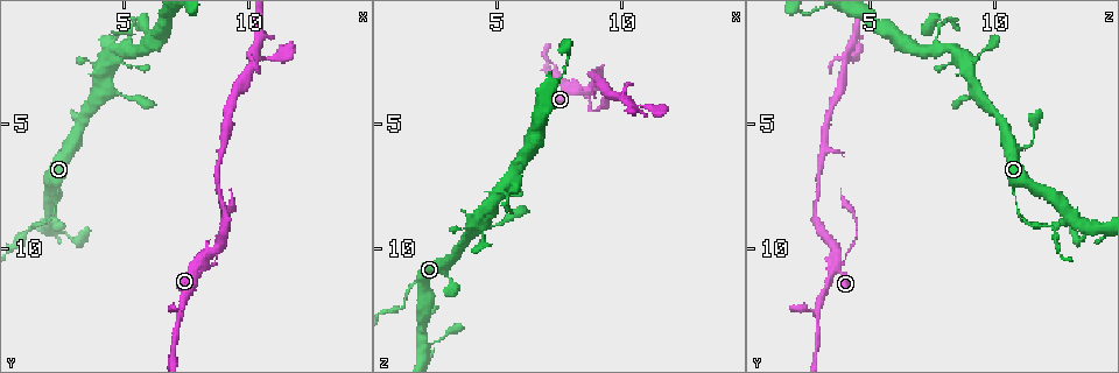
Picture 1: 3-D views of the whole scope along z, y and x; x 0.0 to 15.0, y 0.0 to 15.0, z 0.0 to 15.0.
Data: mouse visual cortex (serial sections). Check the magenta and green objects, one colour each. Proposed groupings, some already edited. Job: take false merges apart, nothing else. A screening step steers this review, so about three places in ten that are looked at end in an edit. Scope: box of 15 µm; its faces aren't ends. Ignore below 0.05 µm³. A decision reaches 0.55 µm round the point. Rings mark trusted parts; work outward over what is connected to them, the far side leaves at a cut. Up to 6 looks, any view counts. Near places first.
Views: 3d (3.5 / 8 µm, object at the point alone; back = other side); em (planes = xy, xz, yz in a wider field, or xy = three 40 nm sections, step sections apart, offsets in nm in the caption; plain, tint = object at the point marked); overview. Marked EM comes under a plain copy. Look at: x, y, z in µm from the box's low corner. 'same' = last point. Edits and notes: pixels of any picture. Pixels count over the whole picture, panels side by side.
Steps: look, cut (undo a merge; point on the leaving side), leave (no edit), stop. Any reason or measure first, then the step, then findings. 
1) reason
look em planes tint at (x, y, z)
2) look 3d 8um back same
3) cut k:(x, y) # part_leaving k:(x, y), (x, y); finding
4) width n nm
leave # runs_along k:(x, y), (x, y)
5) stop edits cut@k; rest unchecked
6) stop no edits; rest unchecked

sharp bend
look 3d 8um at (7.3, 12.4, 2.8)

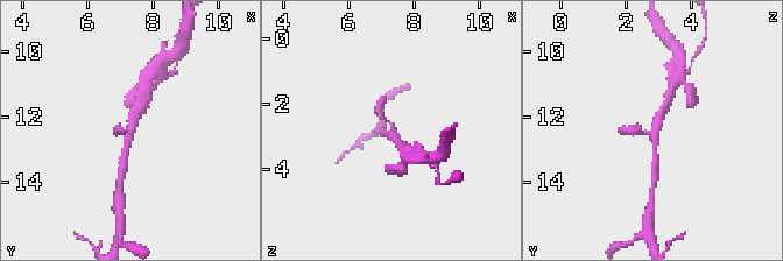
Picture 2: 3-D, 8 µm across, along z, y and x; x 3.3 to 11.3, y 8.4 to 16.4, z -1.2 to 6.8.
need the tissue
look em xy step 3 tint at (7.4, 12.4, 2.9)

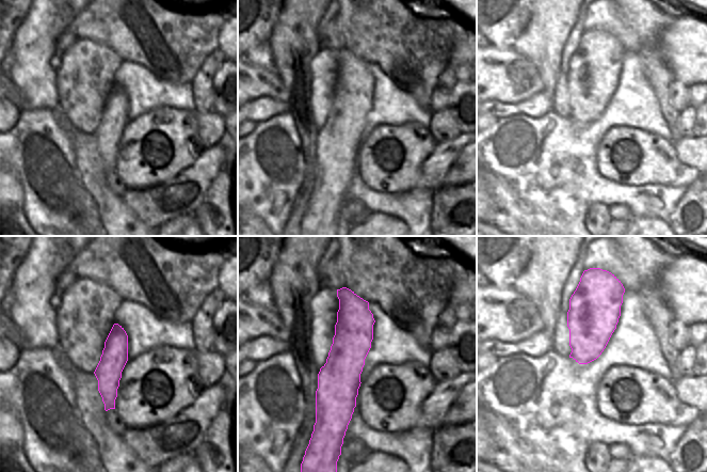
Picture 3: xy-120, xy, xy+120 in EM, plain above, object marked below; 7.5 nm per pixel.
leave # runs_along 3:(346, 290), (343, 425); one cell here

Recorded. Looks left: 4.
sharp bend
look 3d 3.5um at (8.4, 10.7, 3.8)

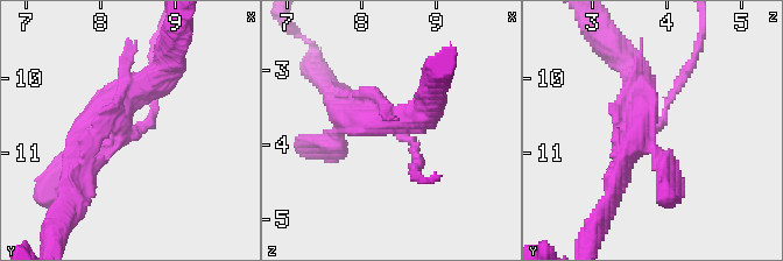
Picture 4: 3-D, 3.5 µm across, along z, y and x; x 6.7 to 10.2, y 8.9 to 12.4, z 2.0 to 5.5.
arms 3; arm_widths 150, 350, 400 nm
look em xy step 5 tint at (8.45, 10.70, 3.85)

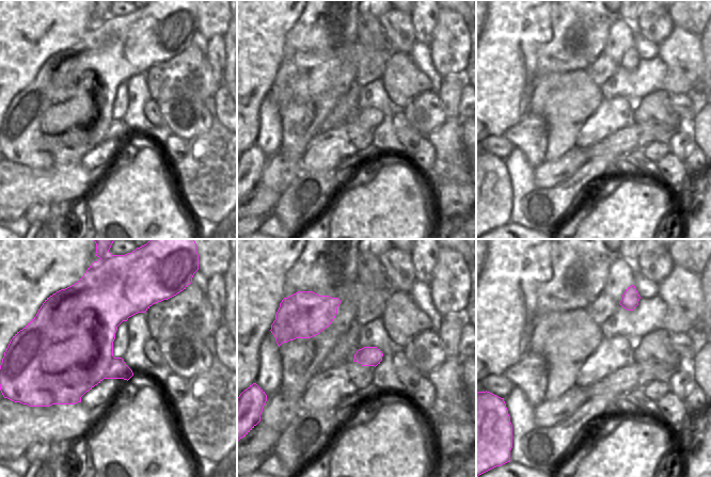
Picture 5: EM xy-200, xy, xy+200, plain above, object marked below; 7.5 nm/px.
cut 4:(677, 83) # a second cell is stuck on

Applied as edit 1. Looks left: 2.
stop edits cut@4; rest unchecked

